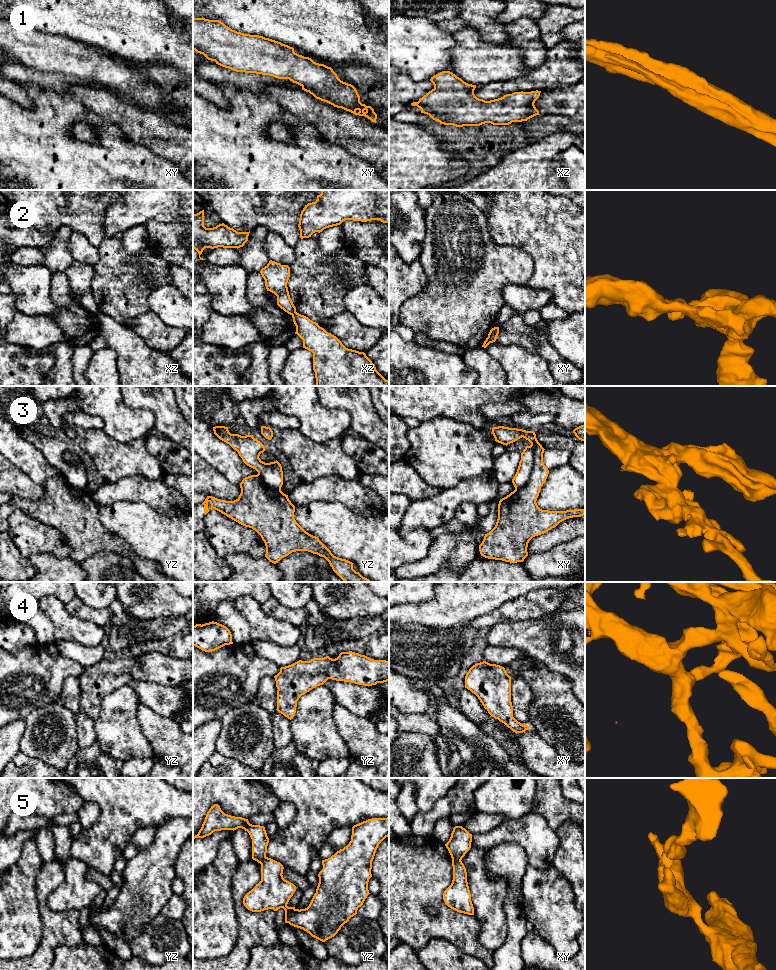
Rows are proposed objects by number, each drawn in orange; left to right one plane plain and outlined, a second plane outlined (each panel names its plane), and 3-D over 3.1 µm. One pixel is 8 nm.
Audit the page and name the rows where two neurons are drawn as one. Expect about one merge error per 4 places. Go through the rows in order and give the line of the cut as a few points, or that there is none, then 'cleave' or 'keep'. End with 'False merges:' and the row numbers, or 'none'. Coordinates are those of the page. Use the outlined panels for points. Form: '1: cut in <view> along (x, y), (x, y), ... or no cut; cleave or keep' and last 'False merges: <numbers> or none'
1: no cut; keep
2: cut in xz along (295, 311), (292, 315); cleave
3: cut in xy along (531, 445), (533, 453), (532, 471), (528, 481), (515, 489); cleave
4: no cut; keep
5: cut in xy along (452, 859), (460, 860); cleave
False merges: 2, 3, 5

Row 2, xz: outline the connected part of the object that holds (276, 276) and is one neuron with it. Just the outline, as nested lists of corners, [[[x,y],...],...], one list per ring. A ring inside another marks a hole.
[[[270,260],[260,273],[265,280],[267,291],[277,296],[277,305],[288,314],[293,315],[296,312],[296,307],[290,298],[287,287],[290,267]]]

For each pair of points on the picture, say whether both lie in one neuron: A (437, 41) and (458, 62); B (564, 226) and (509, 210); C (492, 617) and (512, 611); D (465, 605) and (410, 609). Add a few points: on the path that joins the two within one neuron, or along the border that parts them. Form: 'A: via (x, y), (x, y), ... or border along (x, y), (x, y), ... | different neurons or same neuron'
A: border along (452, 33), (455, 44), (449, 50), (448, 70) | different neurons
B: via (550, 226), (542, 225), (523, 216) | same neuron
C: via (497, 616), (507, 612) | same neuron
D: via (451, 607), (448, 609), (424, 609) | same neuron

